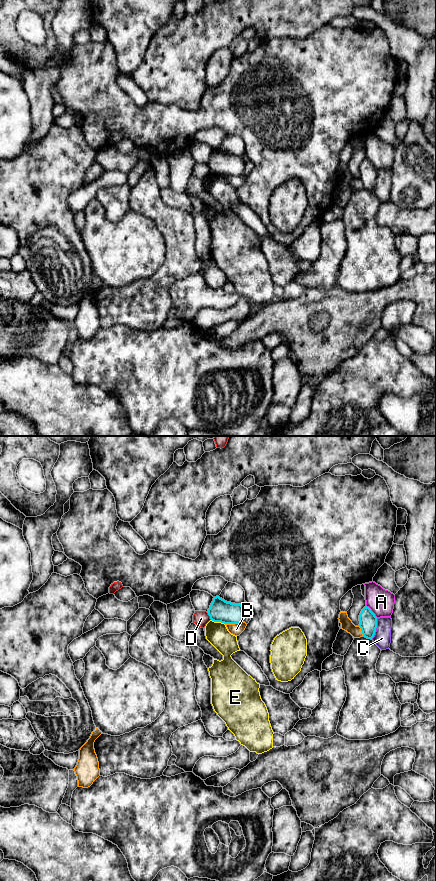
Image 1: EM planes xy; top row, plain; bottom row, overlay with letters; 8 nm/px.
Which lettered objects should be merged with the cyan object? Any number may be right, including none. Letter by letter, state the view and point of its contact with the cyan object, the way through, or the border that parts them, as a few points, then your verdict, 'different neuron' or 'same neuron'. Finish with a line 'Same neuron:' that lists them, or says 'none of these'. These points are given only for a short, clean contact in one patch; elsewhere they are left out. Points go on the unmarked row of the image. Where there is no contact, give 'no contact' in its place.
A: contact xy (371, 163); different neuron
B: contact xy (233, 175); different neuron
C: contact xy (375, 181); different neuron
D: contact xy (209, 167); border xy (206, 164), (211, 171); different neuron
E: contact xy (218, 173); different neuron
Same neuron: none of these

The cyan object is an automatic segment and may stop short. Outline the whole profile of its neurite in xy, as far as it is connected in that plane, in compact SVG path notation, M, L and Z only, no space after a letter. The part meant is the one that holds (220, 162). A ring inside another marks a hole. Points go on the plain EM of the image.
M216 148L207 163L210 171L224 176L240 175L244 171L245 162L243 157L227 154Z

